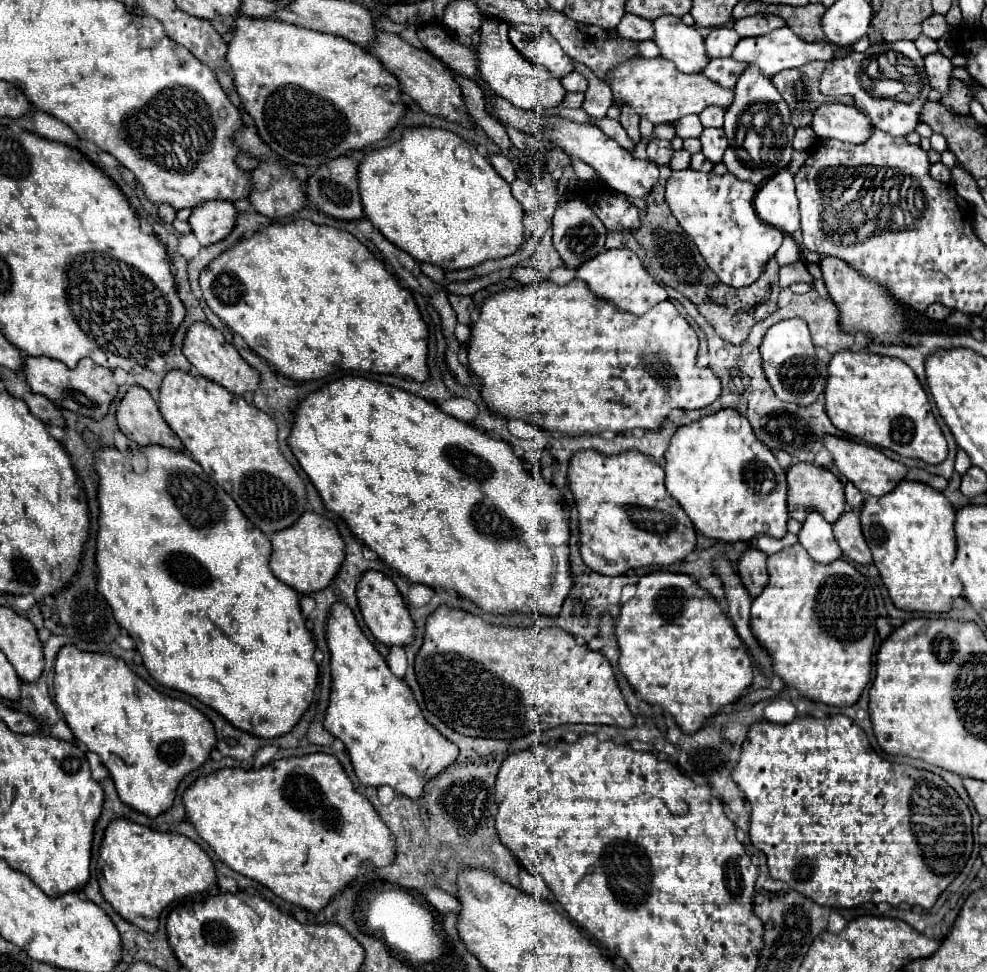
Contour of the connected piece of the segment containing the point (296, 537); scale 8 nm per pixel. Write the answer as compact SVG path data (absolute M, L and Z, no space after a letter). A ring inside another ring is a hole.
M304 512L292 526L270 534L270 542L272 574L290 588L294 588L298 594L312 594L328 586L328 582L332 582L332 578L336 576L340 562L344 560L344 542L334 522L314 512Z

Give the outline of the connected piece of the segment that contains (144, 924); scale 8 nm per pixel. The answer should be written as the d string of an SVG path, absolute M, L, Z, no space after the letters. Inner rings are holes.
M114 818L104 830L98 864L98 882L106 902L144 932L156 932L158 916L172 900L206 892L216 884L208 854L190 838L176 832L156 832L128 818Z

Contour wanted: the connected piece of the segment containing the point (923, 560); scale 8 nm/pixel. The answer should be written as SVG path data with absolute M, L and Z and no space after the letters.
M902 480L892 492L870 500L860 510L860 524L894 606L920 612L950 610L952 598L962 596L962 582L950 572L952 558L956 556L952 504L942 492L912 480Z

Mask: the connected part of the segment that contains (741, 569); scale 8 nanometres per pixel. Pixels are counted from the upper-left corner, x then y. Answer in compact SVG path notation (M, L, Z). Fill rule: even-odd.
M748 548L742 558L738 560L738 574L744 582L744 586L748 588L750 596L754 598L756 594L760 594L762 586L768 582L768 572L766 572L766 554L756 550L756 548Z

